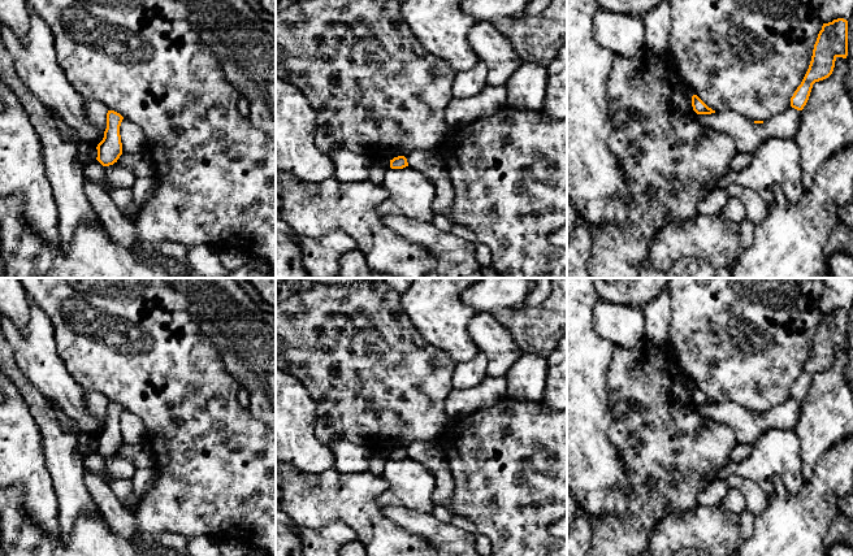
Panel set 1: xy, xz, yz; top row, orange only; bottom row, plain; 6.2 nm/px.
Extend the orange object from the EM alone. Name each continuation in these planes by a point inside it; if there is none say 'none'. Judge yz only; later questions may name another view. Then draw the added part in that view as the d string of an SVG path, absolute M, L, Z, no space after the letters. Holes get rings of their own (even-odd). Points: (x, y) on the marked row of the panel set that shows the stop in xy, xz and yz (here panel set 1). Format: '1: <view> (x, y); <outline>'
none

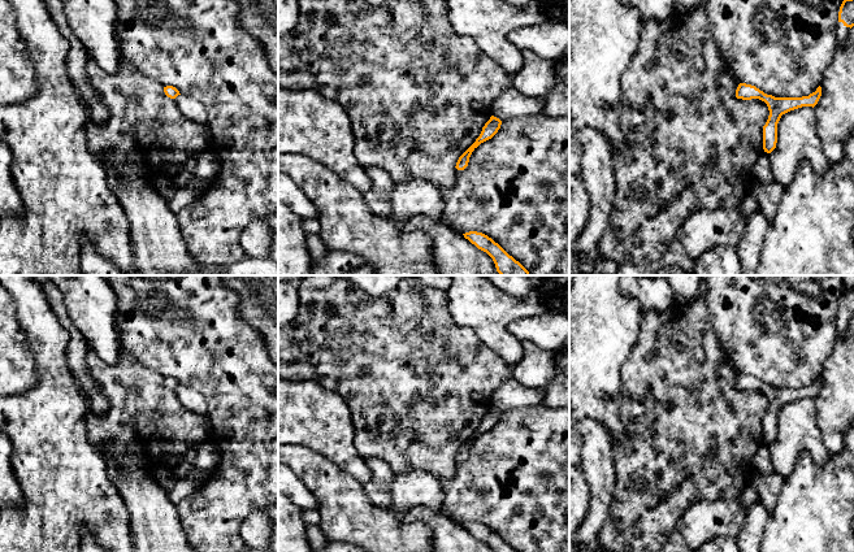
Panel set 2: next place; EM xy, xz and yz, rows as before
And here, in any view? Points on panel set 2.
1: yz (842, 33); M837 22L836 26L836 39L838 45L844 45L850 35L850 27L846 27L842 22Z

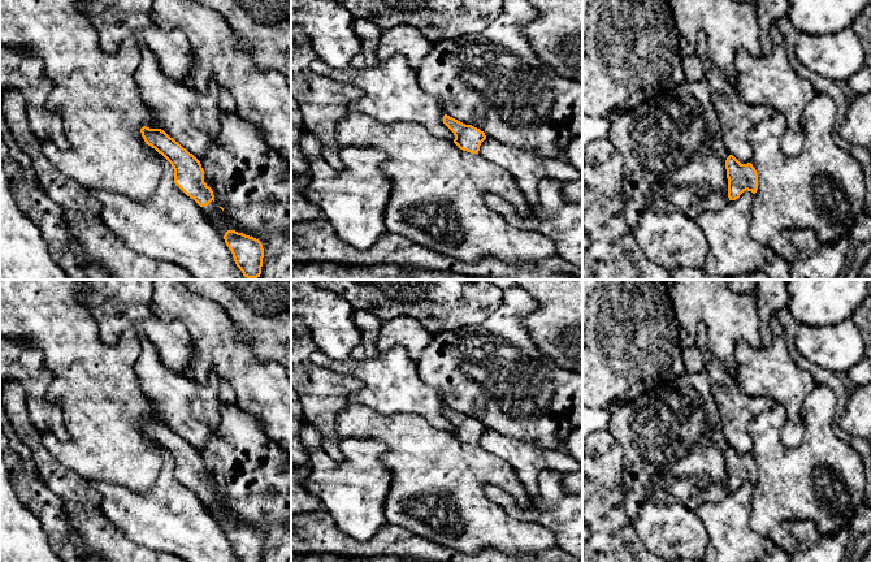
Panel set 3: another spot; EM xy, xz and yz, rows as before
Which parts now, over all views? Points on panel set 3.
1: xy (212, 211); M213 200L209 204L200 208L214 226L221 225L226 219L225 211L222 211Z

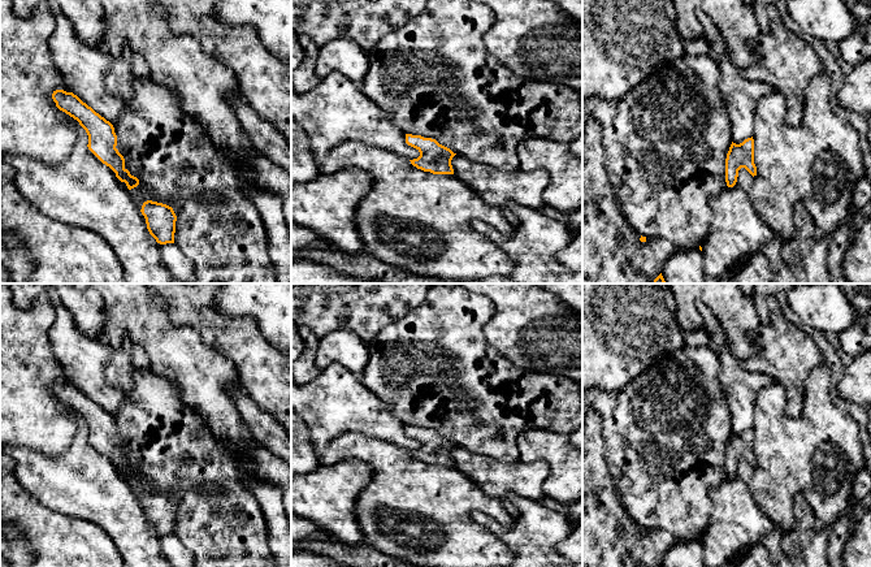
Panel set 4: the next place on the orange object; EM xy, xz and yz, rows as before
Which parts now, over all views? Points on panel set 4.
none

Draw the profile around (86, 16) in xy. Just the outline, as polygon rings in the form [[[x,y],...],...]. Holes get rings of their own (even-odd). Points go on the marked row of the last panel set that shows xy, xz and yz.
[[[56,0],[77,38],[90,46],[104,43],[104,10],[98,0]]]

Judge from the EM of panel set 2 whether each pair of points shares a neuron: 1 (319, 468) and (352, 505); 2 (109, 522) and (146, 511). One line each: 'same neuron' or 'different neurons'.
1: same neuron
2: different neurons

